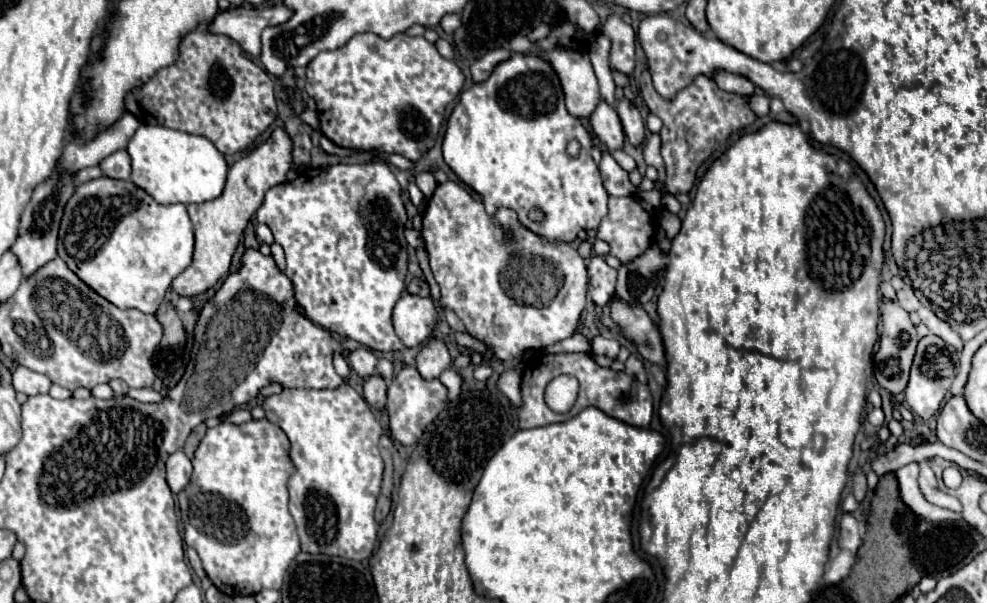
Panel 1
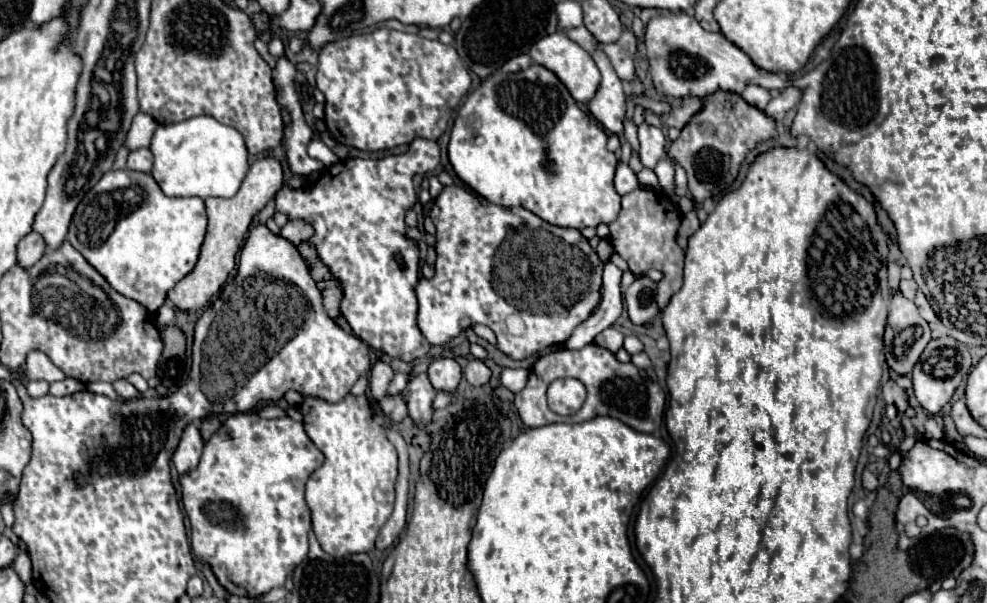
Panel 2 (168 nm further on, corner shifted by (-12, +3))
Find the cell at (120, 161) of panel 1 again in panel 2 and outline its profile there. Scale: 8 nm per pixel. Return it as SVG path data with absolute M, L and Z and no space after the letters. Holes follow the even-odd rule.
M135 149L129 153L127 159L127 169L149 173L153 167L153 153L149 149Z

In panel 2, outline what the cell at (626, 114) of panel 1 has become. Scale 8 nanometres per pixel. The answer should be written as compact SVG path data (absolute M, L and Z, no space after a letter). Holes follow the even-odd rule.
M647 123L639 125L639 157L643 167L653 169L659 159L667 153L667 137L661 129L651 127Z

